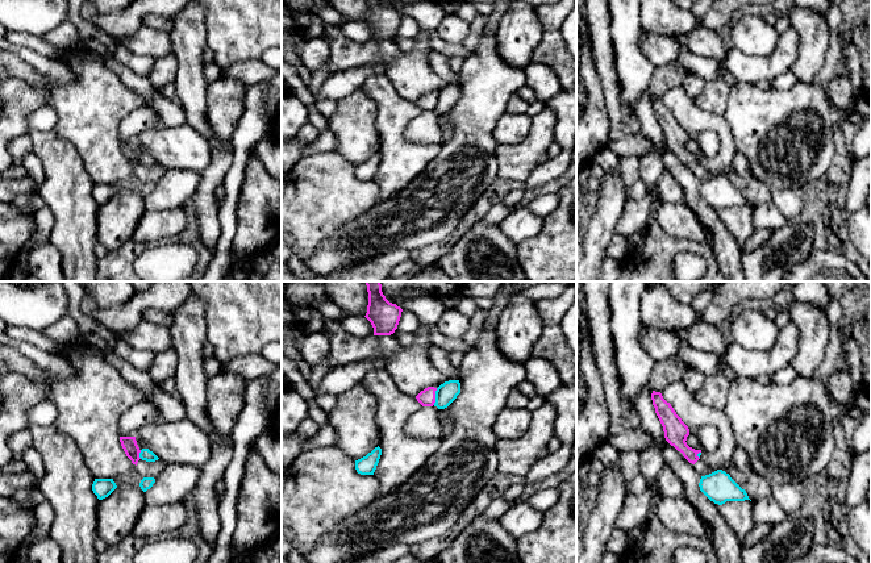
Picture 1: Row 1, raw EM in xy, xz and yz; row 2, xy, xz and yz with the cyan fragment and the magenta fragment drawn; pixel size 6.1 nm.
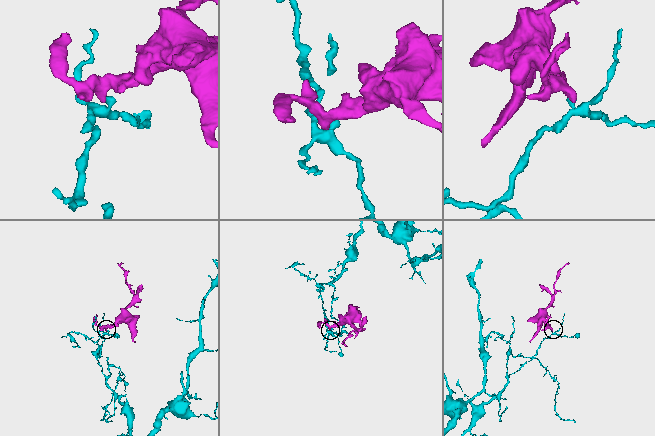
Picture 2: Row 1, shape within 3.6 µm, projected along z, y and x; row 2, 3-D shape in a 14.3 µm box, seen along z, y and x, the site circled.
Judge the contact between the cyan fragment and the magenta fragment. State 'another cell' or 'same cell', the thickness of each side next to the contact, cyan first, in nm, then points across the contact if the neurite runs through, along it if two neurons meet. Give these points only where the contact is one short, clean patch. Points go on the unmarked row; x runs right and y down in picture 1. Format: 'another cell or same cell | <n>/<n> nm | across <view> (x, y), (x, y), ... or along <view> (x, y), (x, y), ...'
another cell | 120/110 nm | along xz (437, 94), (433, 109)

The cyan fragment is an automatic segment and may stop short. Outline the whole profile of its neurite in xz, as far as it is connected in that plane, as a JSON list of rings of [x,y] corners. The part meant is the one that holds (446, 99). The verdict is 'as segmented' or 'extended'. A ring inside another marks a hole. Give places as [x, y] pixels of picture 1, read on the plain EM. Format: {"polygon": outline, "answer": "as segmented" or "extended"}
{"polygon": [[[449,86],[441,89],[436,96],[434,112],[438,114],[447,113],[460,99],[459,86]]], "answer": "as segmented"}

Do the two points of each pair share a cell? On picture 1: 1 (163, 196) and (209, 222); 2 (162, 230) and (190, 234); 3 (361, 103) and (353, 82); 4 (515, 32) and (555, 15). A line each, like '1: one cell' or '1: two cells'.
1: two cells
2: two cells
3: two cells
4: two cells

